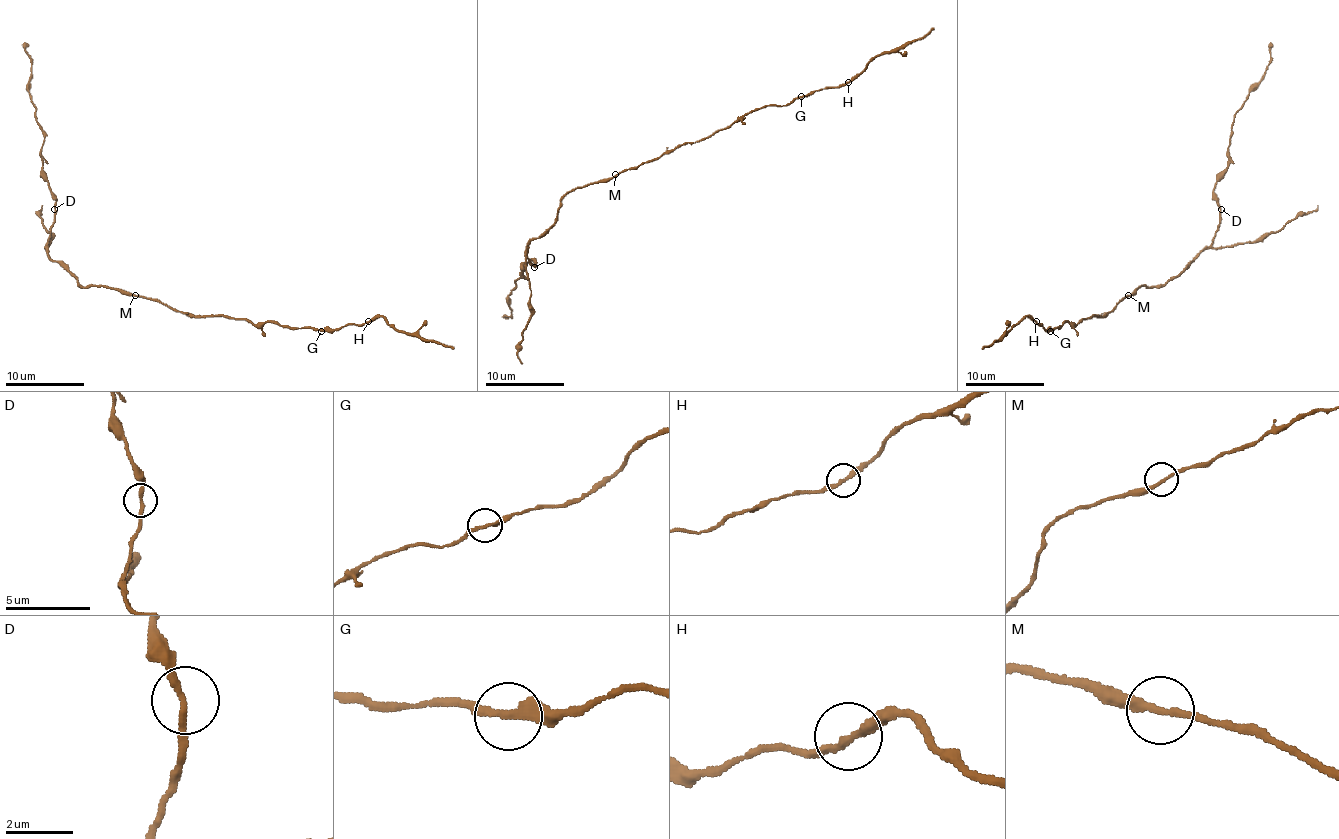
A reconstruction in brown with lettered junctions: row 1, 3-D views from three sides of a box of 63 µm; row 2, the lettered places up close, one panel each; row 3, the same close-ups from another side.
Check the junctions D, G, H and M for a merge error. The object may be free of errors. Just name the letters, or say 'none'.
none

